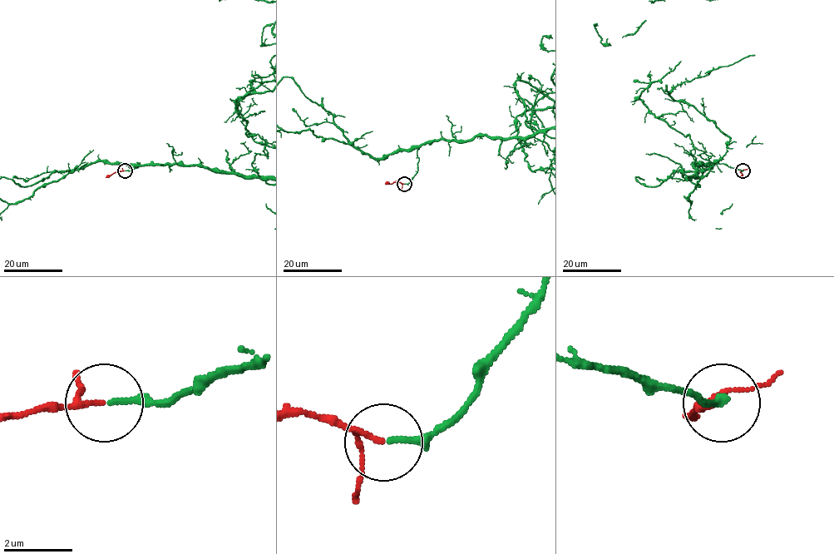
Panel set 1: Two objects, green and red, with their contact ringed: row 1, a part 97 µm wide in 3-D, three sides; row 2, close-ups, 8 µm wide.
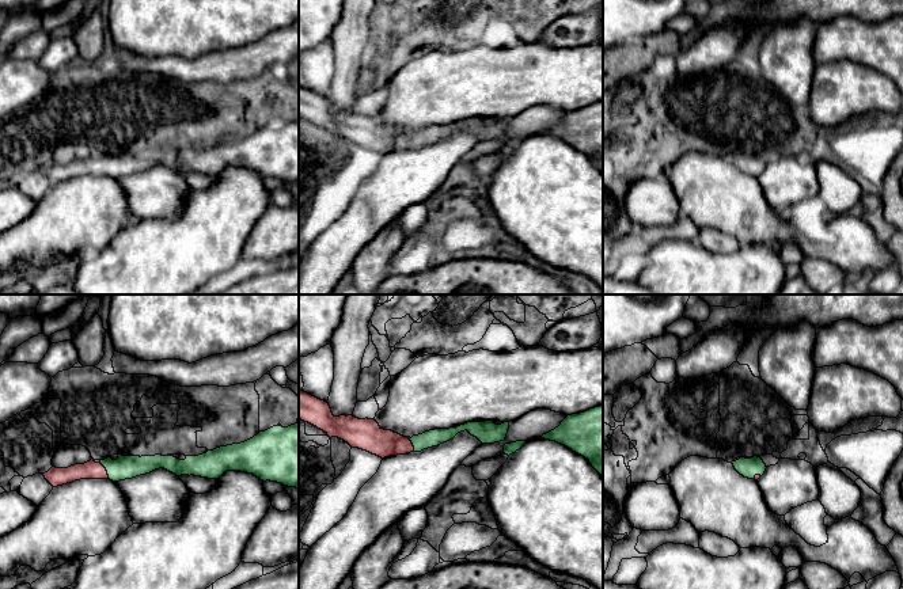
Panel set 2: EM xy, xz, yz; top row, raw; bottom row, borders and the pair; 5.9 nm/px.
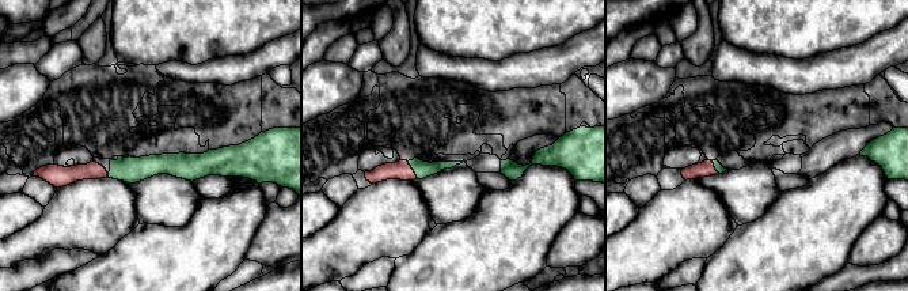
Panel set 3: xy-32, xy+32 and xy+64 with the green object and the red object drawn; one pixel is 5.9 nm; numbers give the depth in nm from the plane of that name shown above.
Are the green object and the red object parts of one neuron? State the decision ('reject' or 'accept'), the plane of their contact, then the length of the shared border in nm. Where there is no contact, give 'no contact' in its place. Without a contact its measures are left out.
accept; meets green in xy; contact 110 nm long

